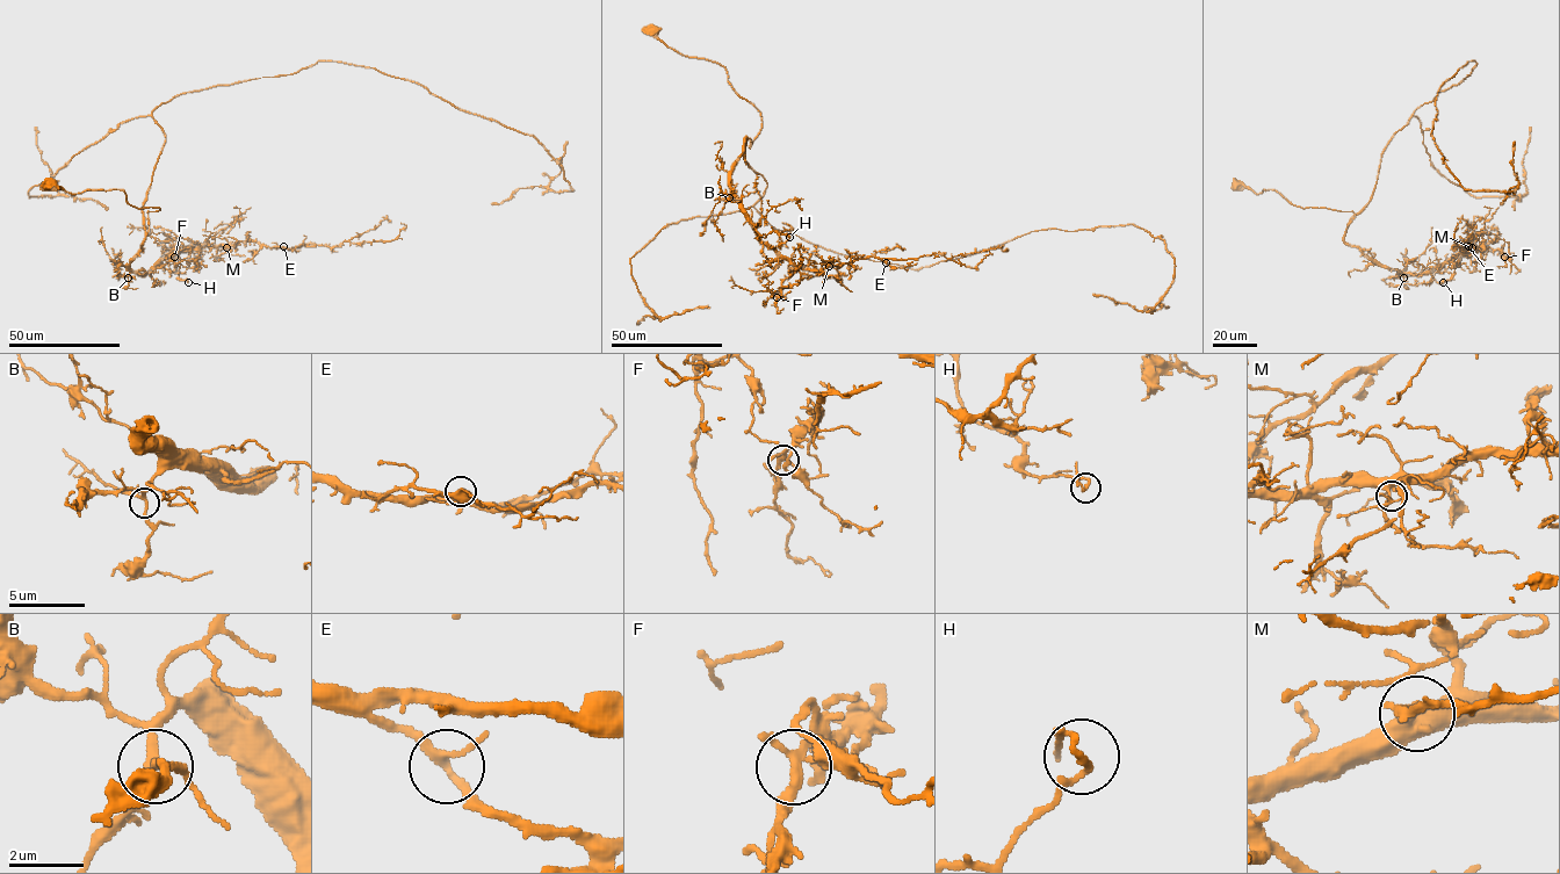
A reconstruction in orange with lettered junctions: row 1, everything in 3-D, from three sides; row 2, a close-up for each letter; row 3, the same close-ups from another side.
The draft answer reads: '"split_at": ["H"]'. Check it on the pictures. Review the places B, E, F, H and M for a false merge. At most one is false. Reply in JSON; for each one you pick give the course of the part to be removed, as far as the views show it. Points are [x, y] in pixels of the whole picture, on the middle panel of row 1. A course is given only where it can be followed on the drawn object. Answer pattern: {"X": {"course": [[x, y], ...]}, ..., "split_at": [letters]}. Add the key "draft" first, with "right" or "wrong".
{"draft": "right", "H": {"course": [[789, 237], [756, 180], [757, 174]]}, "split_at": ["H"]}

